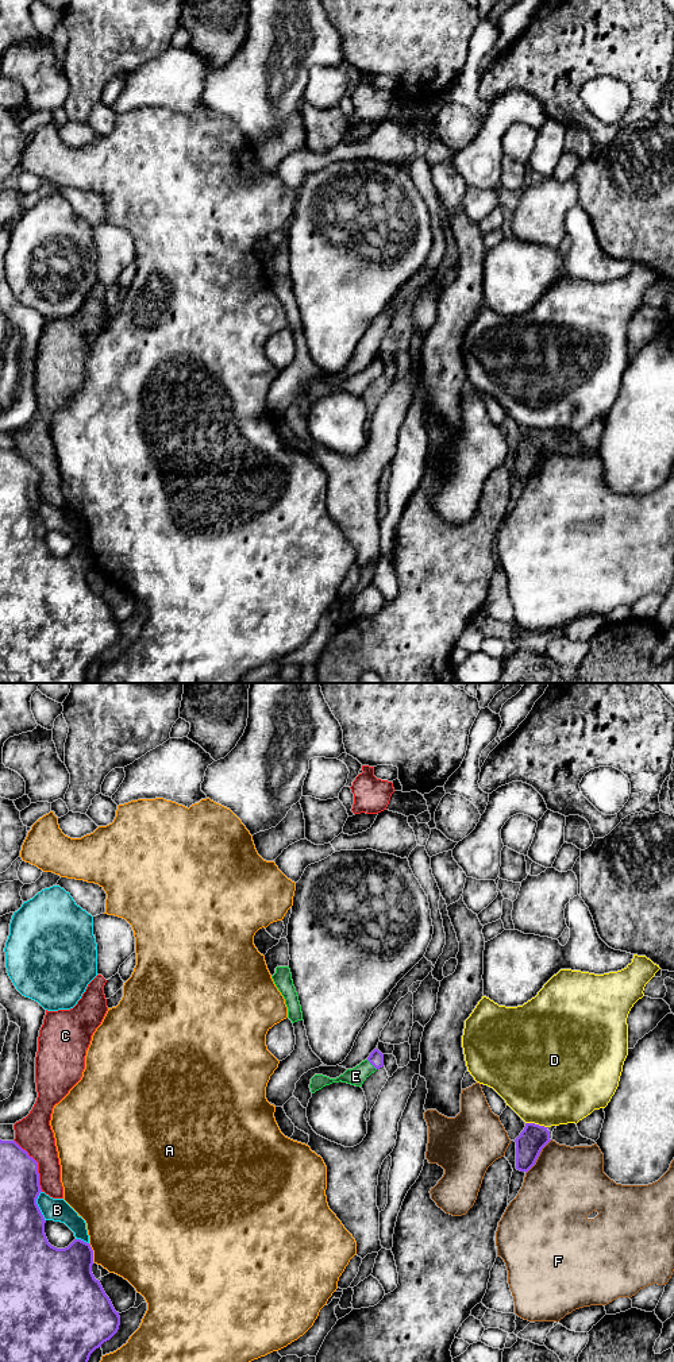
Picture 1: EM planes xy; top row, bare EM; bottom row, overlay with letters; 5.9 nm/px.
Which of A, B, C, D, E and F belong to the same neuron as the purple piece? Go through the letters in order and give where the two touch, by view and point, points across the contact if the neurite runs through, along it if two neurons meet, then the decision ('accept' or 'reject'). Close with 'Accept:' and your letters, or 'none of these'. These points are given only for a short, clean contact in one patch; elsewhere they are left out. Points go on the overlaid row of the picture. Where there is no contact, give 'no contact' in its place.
A: meets purple in xy at (92, 1253); reject
B: meets purple in xy at (37, 1206); reject
C: meets purple in xy at (37, 1165); reject
D: meets purple in xy at (536, 1125); reject
E: meets purple in xy at (372, 1064); runs through xy (376, 1058), (372, 1064), (355, 1076); accept
F: meets purple in xy at (538, 1156); reject
Accept: E

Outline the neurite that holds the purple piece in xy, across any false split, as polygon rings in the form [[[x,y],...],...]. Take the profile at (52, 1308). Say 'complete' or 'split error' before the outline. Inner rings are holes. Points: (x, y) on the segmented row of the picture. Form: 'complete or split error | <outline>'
complete | [[[0,1139],[0,1362],[88,1362],[90,1354],[118,1332],[120,1316],[92,1273],[93,1250],[90,1245],[74,1239],[68,1247],[57,1249],[49,1243],[45,1234],[46,1220],[36,1204],[41,1192],[38,1162],[15,1141]]]

